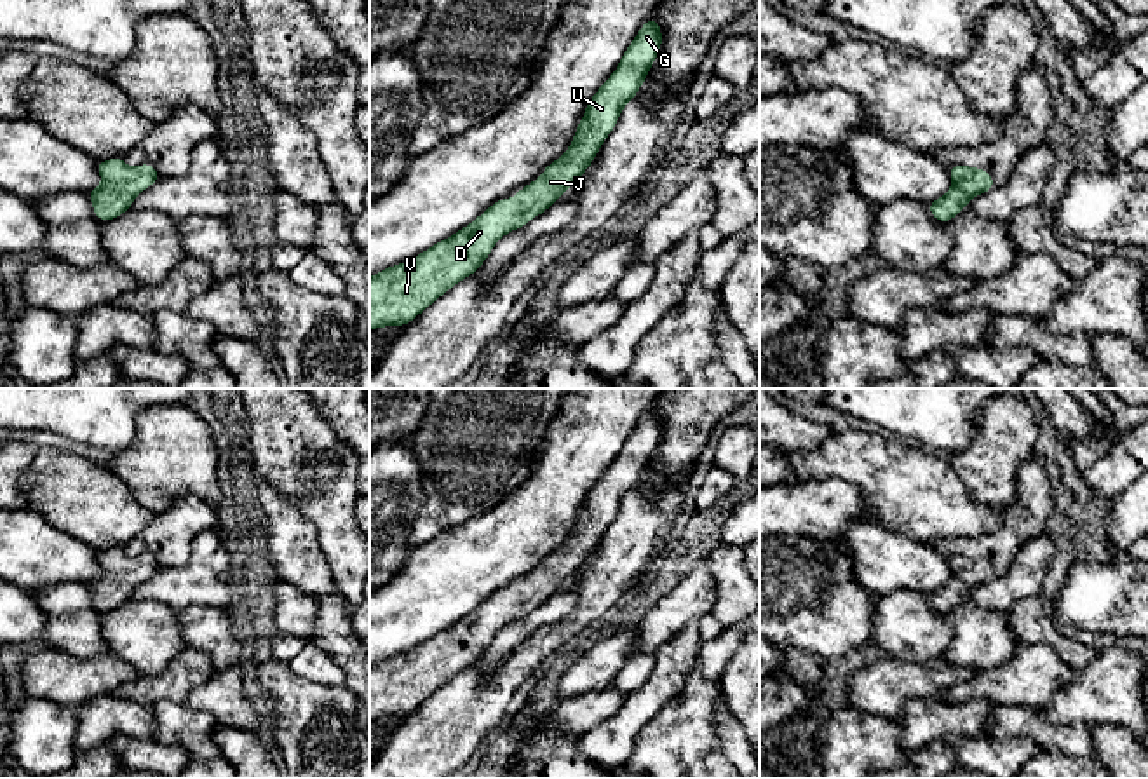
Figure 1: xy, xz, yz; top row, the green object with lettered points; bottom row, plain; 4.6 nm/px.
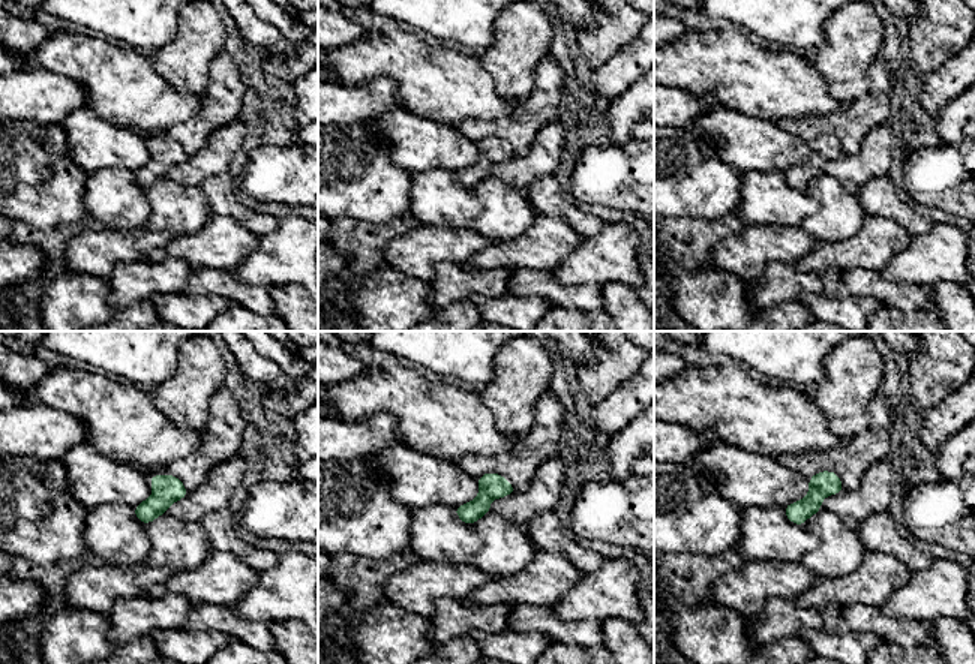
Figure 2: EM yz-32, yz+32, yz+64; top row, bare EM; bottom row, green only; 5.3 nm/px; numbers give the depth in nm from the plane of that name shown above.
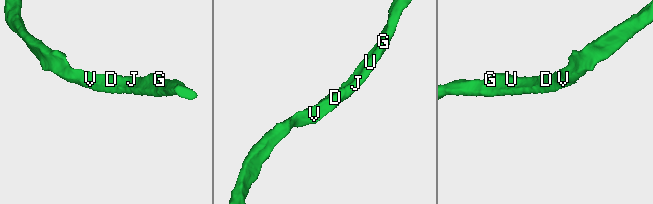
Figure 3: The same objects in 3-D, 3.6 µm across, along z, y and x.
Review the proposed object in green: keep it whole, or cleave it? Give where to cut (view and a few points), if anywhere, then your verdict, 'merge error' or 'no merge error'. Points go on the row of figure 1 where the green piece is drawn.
no cut | no merge error

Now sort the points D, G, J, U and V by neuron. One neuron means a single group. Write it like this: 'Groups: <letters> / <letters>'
Groups: D G J U V

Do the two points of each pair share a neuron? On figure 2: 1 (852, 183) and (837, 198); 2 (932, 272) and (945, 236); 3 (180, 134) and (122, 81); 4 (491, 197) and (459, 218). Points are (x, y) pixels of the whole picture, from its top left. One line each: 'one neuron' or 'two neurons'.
1: two neurons
2: one neuron
3: two neurons
4: two neurons

